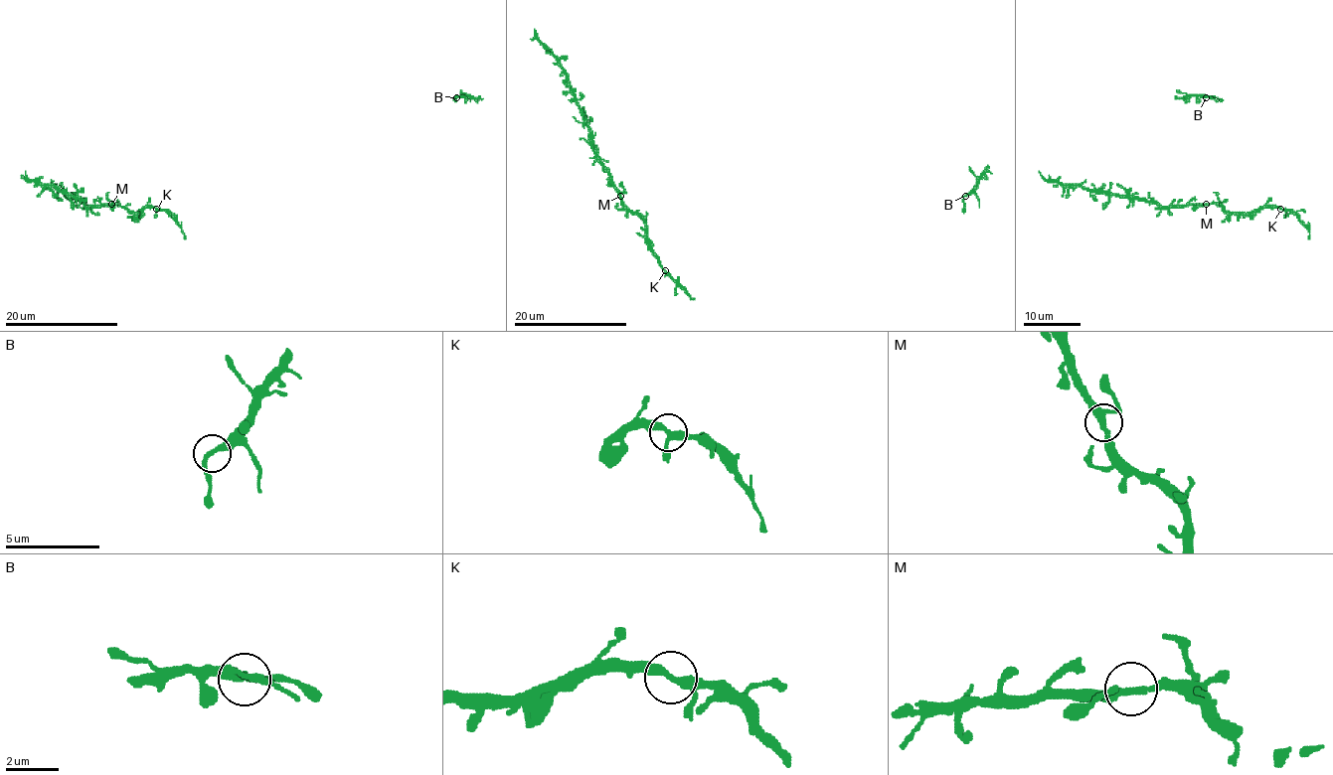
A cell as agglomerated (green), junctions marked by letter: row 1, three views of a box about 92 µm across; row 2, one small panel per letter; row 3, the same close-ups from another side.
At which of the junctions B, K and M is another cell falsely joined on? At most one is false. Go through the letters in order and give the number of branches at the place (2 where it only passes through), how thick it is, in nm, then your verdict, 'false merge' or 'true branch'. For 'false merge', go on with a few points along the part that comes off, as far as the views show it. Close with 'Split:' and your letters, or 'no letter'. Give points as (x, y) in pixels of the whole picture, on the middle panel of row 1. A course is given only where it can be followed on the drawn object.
B: 2 branches meet; 280 nm thick; true branch
K: 3 branches meet; 280 nm thick; true branch
M: 3 branches meet; 260 nm thick; true branch
Split: no letter

